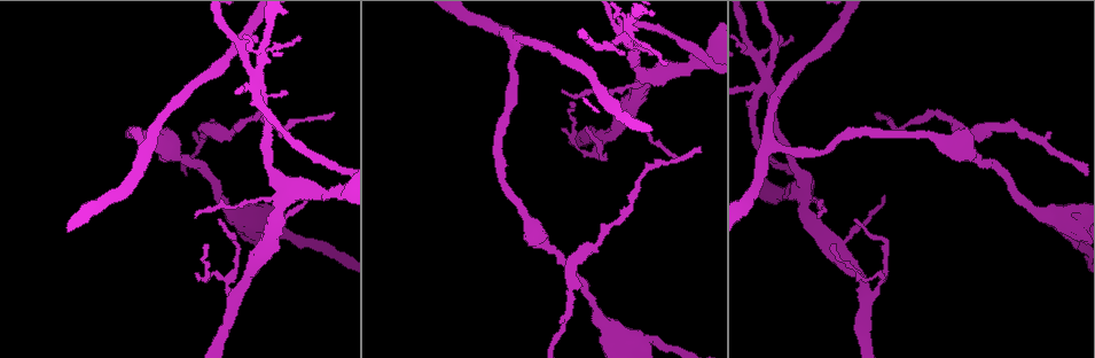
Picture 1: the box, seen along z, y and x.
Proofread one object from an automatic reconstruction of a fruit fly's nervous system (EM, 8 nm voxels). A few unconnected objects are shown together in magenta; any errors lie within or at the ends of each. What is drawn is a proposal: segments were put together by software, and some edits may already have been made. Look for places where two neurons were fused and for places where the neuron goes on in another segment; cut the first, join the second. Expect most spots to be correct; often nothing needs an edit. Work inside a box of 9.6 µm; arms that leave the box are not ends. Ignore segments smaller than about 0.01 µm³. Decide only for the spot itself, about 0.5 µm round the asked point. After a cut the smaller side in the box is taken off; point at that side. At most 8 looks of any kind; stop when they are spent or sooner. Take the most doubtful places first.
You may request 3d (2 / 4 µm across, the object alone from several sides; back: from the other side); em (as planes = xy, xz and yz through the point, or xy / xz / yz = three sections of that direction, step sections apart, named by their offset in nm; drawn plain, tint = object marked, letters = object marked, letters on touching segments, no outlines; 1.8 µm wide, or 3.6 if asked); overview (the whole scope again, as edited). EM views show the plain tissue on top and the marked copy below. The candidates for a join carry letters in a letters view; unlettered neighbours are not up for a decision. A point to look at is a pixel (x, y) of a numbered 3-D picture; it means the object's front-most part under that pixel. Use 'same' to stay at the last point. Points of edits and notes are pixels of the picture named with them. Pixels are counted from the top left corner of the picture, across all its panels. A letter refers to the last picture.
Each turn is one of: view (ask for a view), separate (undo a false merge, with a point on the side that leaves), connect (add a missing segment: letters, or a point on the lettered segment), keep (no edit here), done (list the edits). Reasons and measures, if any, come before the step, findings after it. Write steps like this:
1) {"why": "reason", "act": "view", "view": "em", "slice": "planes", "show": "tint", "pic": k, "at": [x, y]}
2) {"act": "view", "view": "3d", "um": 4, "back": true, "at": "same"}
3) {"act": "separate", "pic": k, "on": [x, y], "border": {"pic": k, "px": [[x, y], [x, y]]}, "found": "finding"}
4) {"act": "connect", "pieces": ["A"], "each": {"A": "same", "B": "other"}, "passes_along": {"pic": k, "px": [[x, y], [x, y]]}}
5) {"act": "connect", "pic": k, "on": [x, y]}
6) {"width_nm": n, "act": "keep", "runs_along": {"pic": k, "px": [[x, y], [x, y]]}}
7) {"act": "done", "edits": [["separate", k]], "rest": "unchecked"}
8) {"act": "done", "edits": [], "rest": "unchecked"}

{"why": "arms run side by side", "act": "view", "view": "3d", "um": 2, "pic": 1, "at": [624, 35]}

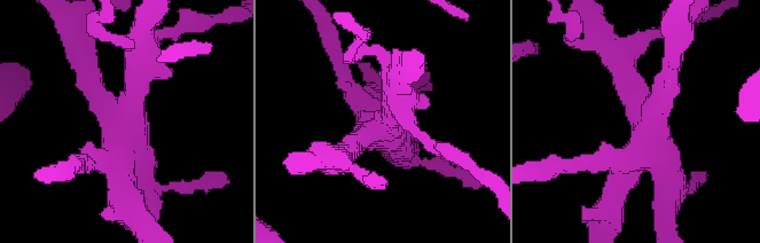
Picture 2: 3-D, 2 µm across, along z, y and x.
{"act": "view", "view": "em", "um": 3.6, "slice": "planes", "show": "letters", "pic": 2, "at": [385, 129]}

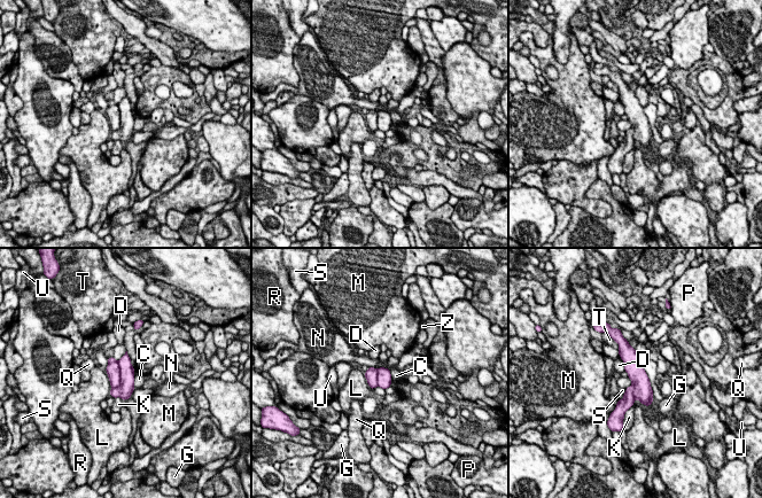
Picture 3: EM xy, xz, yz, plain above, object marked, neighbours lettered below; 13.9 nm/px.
{"width_nm": 260, "act": "separate", "pic": 3, "on": [113, 370], "each": {"C": "other", "D": "other", "G": "other", "K": "other", "L": "other", "M": "other", "N": "other", "P": "other", "Q": "other", "R": "other", "S": "other", "T": "other", "U": "other", "Z": "other"}, "border": {"pic": 3, "px": [[117, 362], [119, 384], [111, 389]]}, "found": "two neurons meet here"}

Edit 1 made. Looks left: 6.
{"why": "an open end", "act": "view", "view": "em", "slice": "xy", "step": 16, "show": "letters", "pic": 1, "at": [884, 197]}

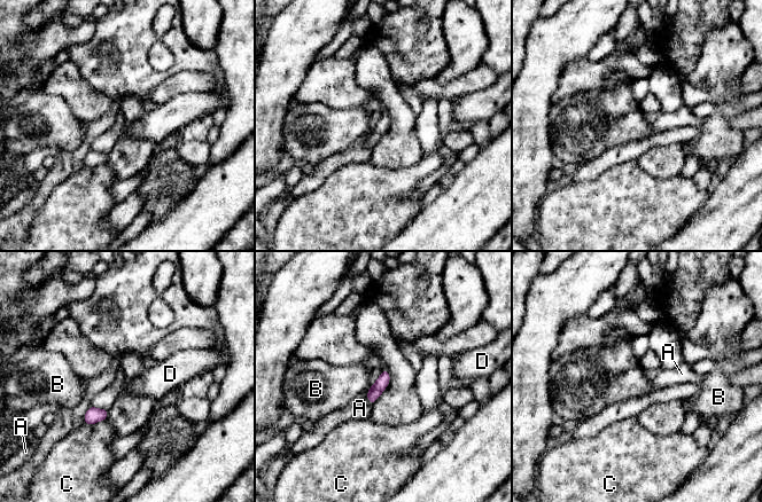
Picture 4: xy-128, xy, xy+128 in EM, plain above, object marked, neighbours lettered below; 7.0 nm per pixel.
{"why": "cut it another way", "act": "view", "view": "em", "slice": "xz", "step": 16, "show": "letters", "at": "same"}

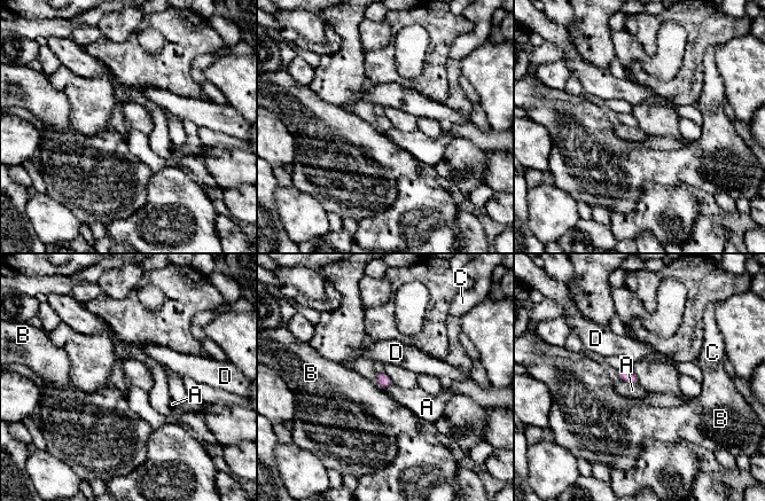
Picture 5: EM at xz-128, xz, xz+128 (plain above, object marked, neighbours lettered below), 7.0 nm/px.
{"longest_contact_nm": ["A", 130], "act": "keep", "each": {"A": "other", "B": "other", "C": "other", "D": "other"}, "found": "none of them fits"}

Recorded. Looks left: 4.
{"why": "tapers out", "act": "view", "view": "3d", "um": 4, "back": true, "pic": 1, "at": [879, 113]}

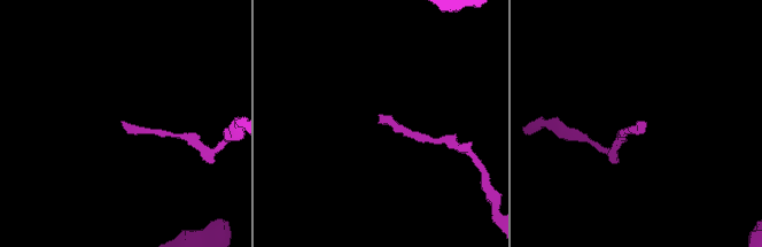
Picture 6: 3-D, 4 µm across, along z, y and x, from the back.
{"act": "view", "view": "em", "slice": "xz", "step": 4, "show": "letters", "pic": 6, "at": [380, 119]}

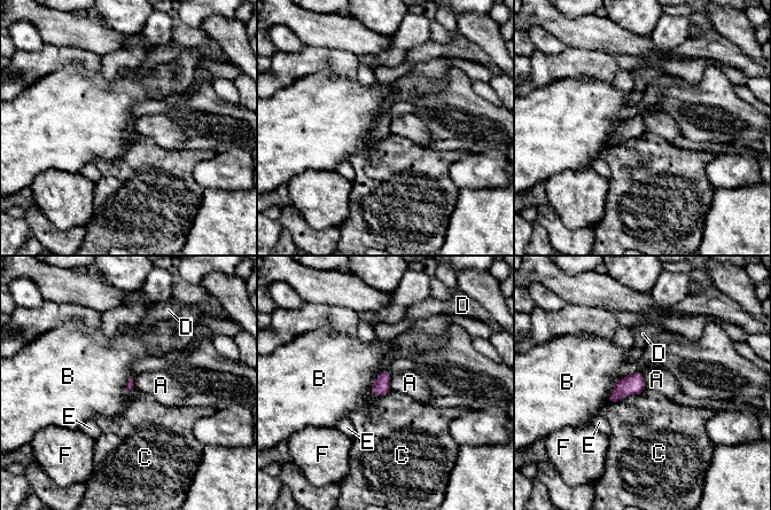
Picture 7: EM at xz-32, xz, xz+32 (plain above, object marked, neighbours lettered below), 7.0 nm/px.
{"act": "keep", "each": {"A": "other", "B": "other", "C": "other", "D": "other", "E": "other", "F": "other"}, "border": {"pic": 7, "px": [[640, 370], [647, 387]]}, "found": "no lettered segment goes on from it"}

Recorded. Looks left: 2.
{"act": "done", "edits": [["separate", 3]], "rest": "unchecked"}

